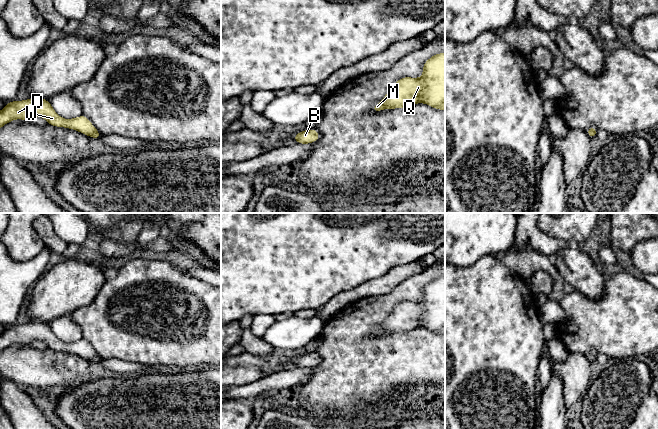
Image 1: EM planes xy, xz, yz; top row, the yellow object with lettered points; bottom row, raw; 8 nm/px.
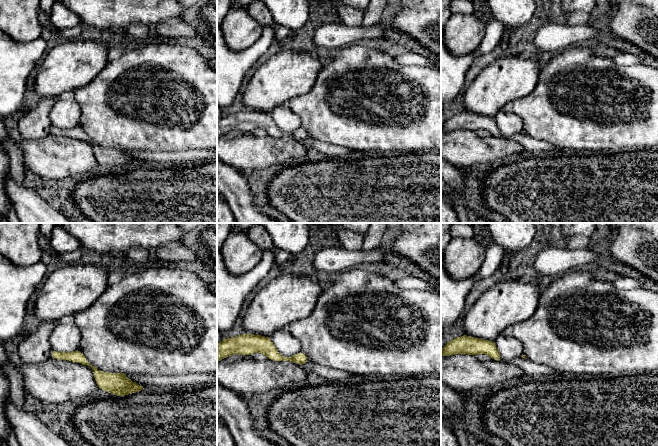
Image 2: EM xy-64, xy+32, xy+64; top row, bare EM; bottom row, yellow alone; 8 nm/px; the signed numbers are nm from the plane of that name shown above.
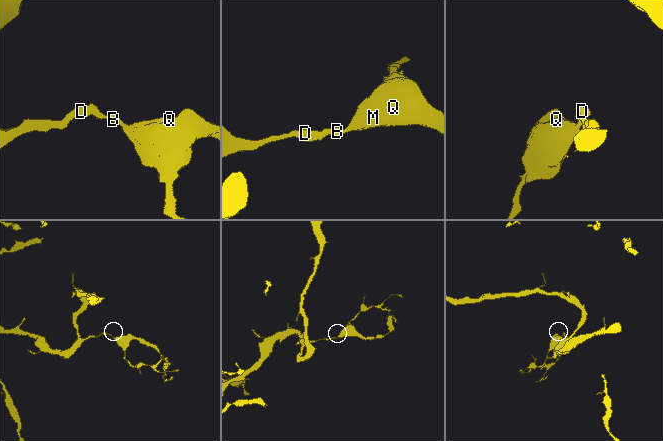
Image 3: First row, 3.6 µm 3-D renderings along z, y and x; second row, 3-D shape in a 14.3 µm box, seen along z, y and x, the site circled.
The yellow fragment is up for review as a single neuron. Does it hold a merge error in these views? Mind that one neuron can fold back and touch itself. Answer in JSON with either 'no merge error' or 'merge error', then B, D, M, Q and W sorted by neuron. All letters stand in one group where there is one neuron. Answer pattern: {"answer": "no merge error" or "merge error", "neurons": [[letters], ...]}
{"answer": "no merge error", "neurons": [["B", "D", "M", "Q", "W"]]}

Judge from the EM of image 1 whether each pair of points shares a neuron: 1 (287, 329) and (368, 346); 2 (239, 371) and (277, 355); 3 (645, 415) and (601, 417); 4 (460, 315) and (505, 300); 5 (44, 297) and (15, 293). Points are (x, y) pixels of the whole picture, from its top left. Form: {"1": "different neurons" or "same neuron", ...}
{"1": "different neurons", "2": "same neuron", "3": "same neuron", "4": "same neuron", "5": "different neurons"}

